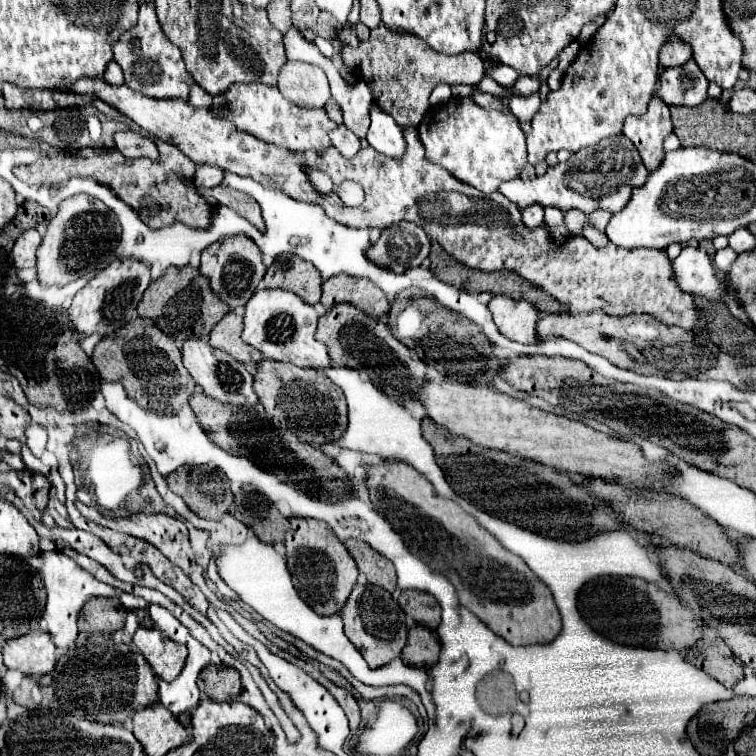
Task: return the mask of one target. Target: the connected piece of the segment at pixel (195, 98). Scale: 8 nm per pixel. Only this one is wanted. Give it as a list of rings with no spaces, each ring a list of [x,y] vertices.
[[[194,85],[188,103],[194,105],[194,107],[210,107],[212,105],[212,97],[206,91],[202,91],[198,85]]]

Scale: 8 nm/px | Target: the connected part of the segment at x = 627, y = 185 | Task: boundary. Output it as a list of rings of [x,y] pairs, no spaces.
[[[616,135],[602,139],[594,145],[594,149],[580,149],[566,163],[558,163],[540,177],[528,181],[512,179],[502,183],[498,189],[520,209],[530,207],[532,203],[540,203],[542,207],[558,207],[562,211],[578,209],[582,213],[592,213],[596,209],[606,209],[610,213],[616,213],[628,205],[632,191],[636,187],[642,187],[646,183],[646,177],[648,171],[632,141],[626,135]]]

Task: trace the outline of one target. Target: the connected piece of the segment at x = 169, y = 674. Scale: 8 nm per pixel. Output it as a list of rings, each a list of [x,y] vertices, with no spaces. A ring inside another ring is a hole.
[[[140,627],[134,635],[134,645],[162,681],[174,681],[186,663],[188,649],[180,643],[164,639],[156,629]]]

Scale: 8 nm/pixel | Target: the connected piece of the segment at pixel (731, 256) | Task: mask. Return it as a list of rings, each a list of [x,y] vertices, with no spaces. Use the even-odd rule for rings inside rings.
[[[726,247],[726,249],[720,249],[720,251],[716,251],[716,257],[714,257],[714,267],[718,267],[720,271],[728,271],[728,267],[736,261],[736,251],[732,251],[730,247]]]

